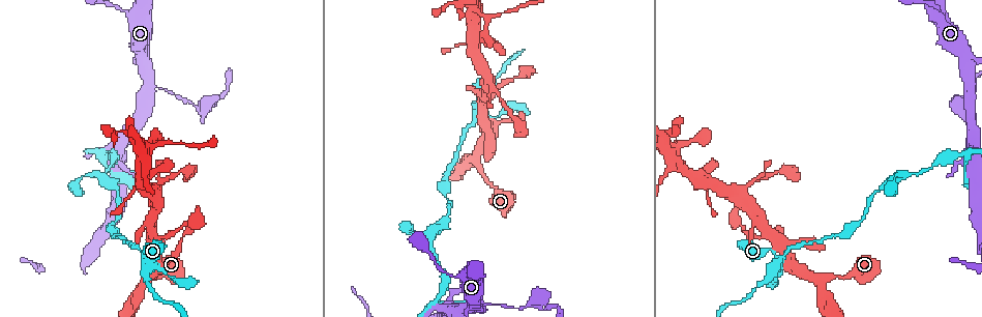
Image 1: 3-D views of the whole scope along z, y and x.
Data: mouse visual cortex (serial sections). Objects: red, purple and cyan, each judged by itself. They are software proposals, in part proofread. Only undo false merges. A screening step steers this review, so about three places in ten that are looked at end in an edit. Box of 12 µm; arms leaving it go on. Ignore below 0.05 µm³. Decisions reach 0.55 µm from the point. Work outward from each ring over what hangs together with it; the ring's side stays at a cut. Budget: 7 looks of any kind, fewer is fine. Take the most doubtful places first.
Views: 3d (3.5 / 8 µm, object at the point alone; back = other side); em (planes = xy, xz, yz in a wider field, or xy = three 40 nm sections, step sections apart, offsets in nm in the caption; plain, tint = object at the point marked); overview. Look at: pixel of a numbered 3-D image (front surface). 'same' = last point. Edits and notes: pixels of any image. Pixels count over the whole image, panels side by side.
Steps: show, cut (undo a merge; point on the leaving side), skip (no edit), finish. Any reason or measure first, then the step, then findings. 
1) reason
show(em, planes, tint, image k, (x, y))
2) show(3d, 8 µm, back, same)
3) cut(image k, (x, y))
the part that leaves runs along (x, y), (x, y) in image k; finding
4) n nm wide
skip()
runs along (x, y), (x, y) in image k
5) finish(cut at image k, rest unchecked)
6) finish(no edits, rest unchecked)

abrupt turn
show(3d, 3.5 µm, image 1, (781, 258))

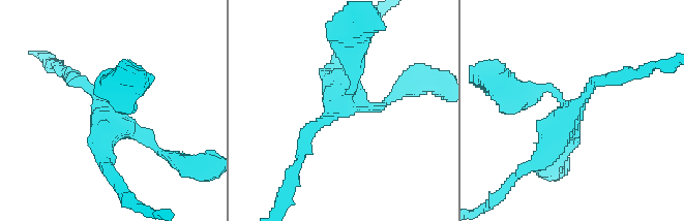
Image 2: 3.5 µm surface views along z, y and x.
4 arms; arms of 150, 150, 300, 350 nm
show(em, xy, step 3, tint, image 2, (344, 105))

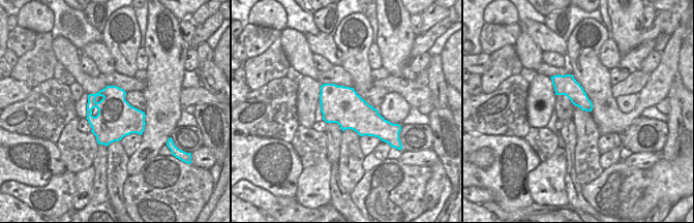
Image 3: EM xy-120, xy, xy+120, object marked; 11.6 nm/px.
show(em, xy, step 5, tint, same)

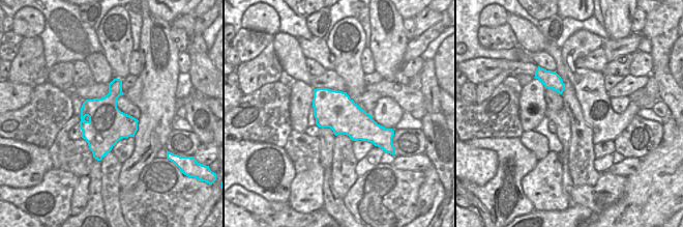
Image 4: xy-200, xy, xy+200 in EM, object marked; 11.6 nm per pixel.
skip()
all the same cell

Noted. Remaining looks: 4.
show(3d, 3.5 µm, image 1, (164, 89))

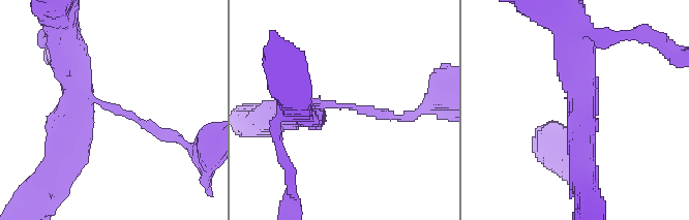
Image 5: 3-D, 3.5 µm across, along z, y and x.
arms of 150, 400 nm; shape alone is not enough
show(em, planes, tint, image 5, (115, 108))

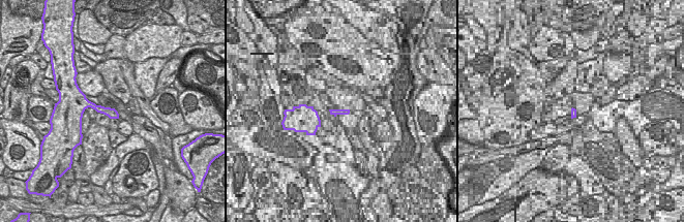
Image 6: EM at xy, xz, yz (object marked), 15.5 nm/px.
cut(image 5, (363, 108))
the part that leaves runs along (329, 104), (398, 118), (418, 113) in image 5; two cells meet here

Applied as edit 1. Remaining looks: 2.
finish(cut at image 5, rest unchecked)

